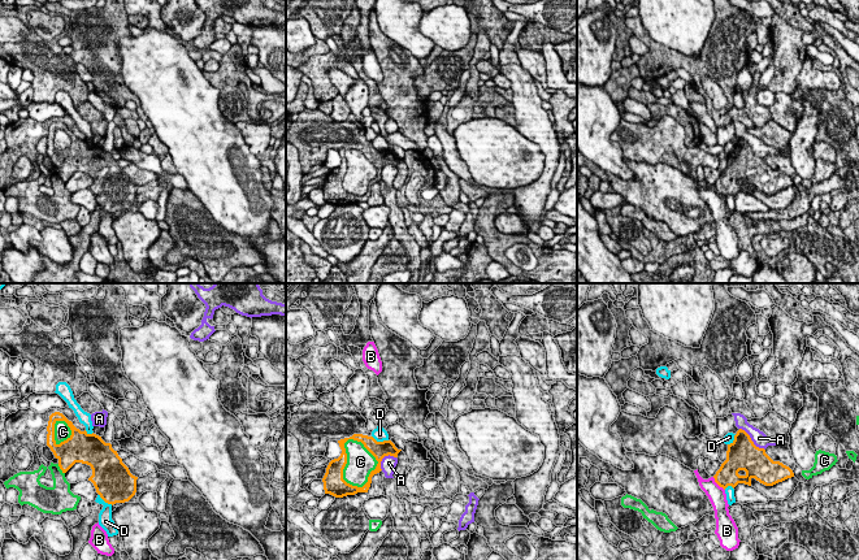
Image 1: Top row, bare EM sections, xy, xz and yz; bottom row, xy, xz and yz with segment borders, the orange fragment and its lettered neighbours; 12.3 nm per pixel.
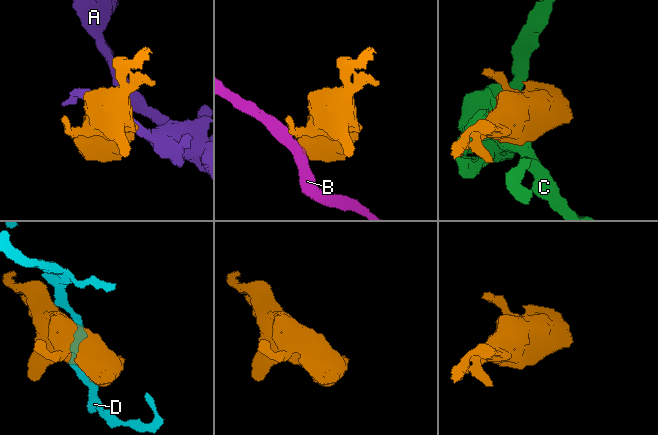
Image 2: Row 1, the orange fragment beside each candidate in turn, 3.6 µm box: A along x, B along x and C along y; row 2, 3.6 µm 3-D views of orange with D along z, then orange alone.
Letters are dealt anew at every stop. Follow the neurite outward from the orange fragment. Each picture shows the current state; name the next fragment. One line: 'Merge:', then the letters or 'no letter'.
Merge: no letter

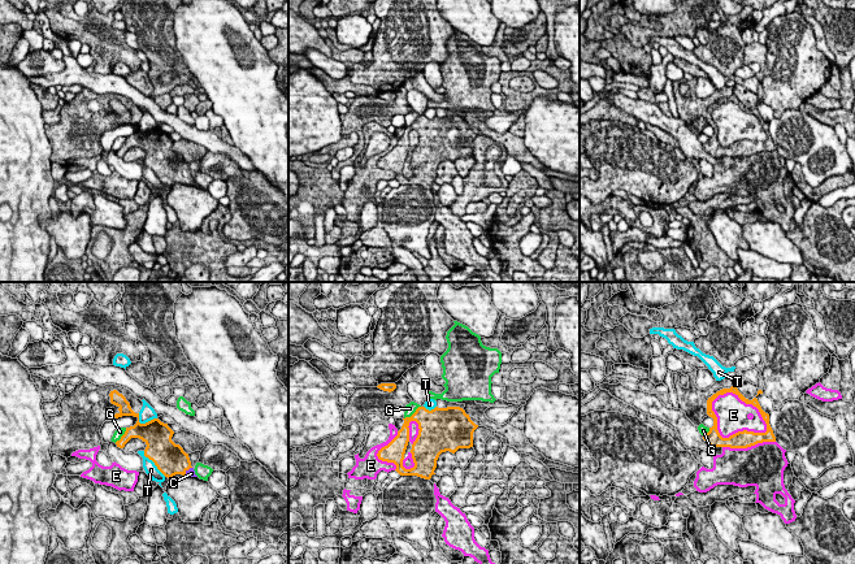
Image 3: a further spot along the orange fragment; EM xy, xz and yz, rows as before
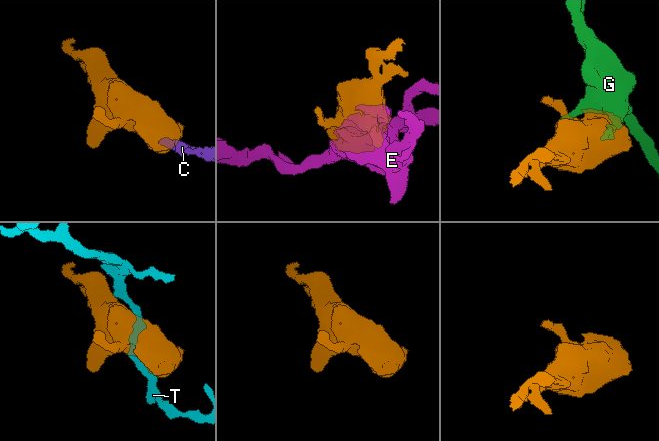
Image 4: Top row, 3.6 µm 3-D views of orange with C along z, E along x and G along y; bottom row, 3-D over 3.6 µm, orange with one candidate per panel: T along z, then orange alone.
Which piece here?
Merge: C

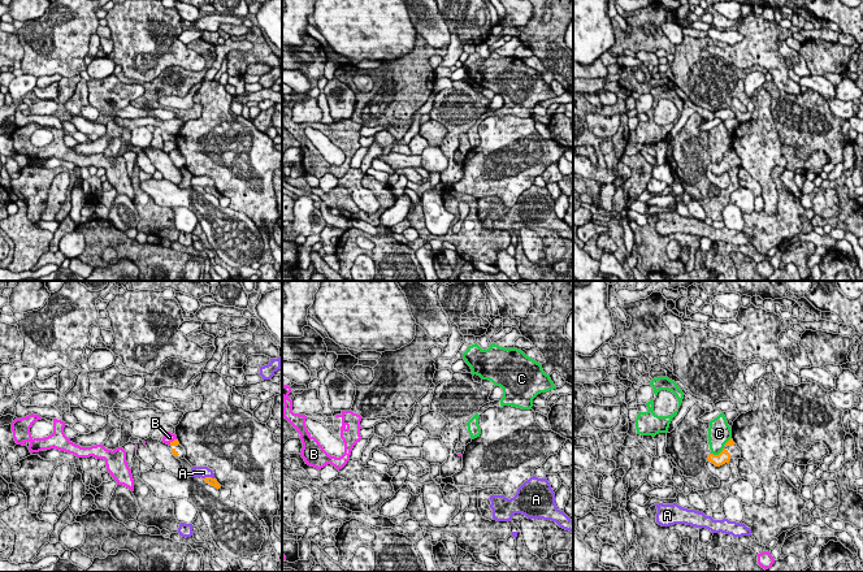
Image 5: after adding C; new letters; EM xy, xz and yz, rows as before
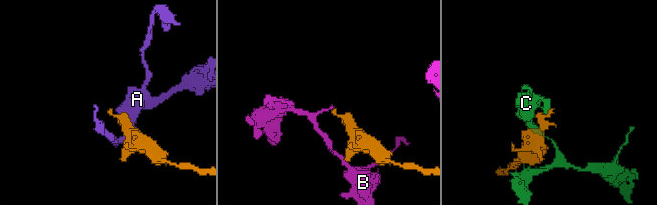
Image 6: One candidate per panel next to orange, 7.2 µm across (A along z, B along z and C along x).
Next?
Merge: no letter

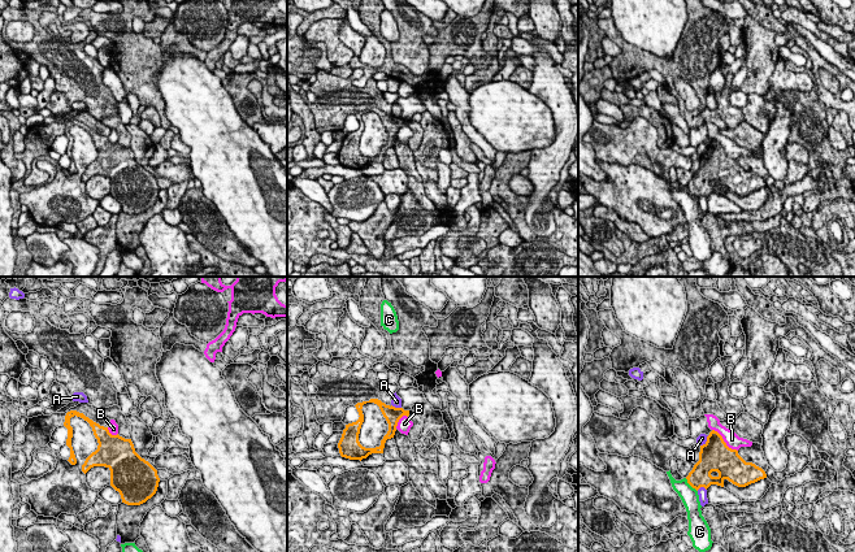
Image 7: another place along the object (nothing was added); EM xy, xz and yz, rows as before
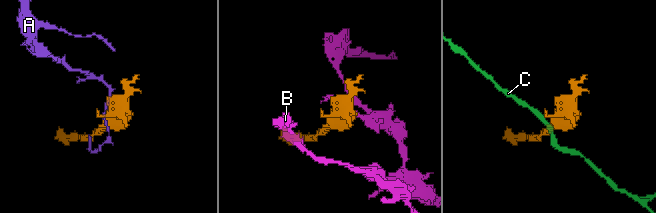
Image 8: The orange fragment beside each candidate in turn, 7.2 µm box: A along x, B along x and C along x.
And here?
Merge: no letter

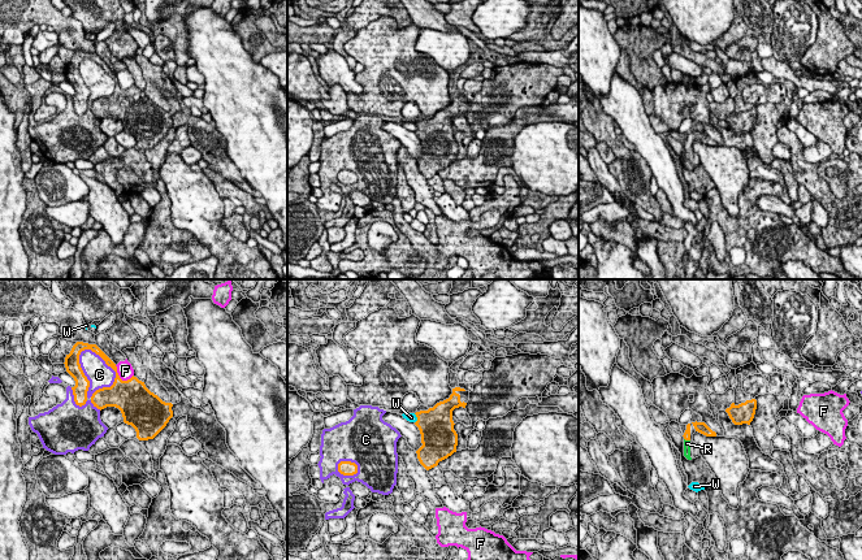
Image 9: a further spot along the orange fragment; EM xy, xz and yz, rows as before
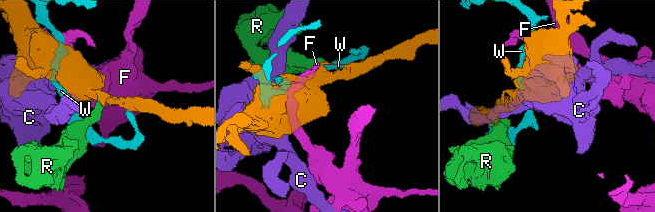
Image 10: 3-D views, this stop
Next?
Merge: R

